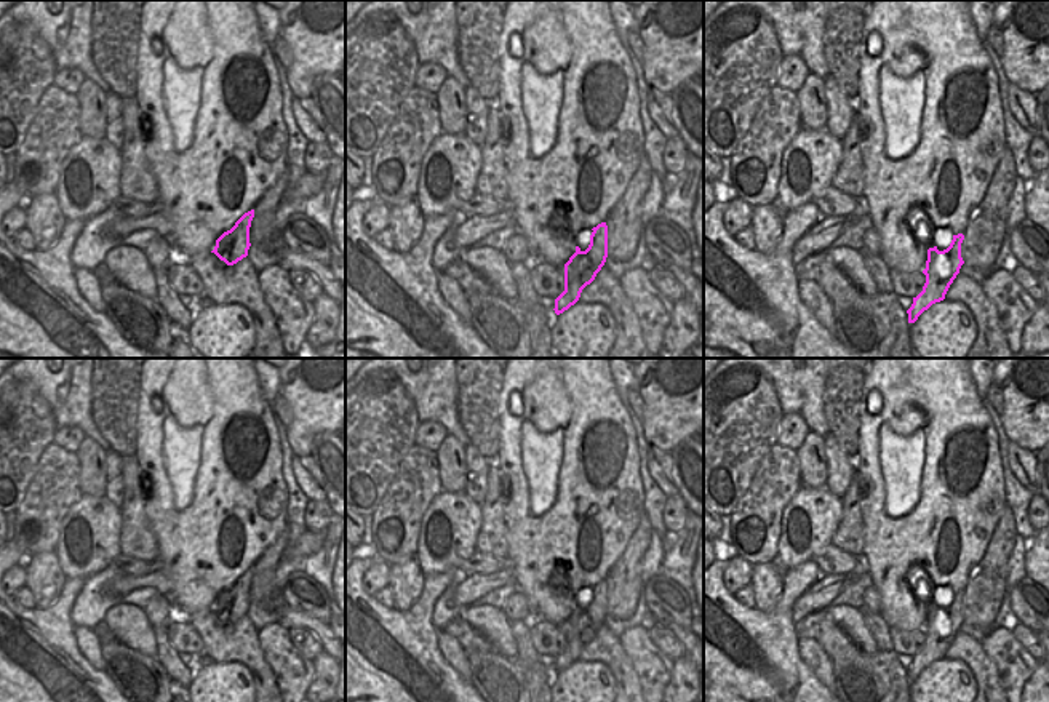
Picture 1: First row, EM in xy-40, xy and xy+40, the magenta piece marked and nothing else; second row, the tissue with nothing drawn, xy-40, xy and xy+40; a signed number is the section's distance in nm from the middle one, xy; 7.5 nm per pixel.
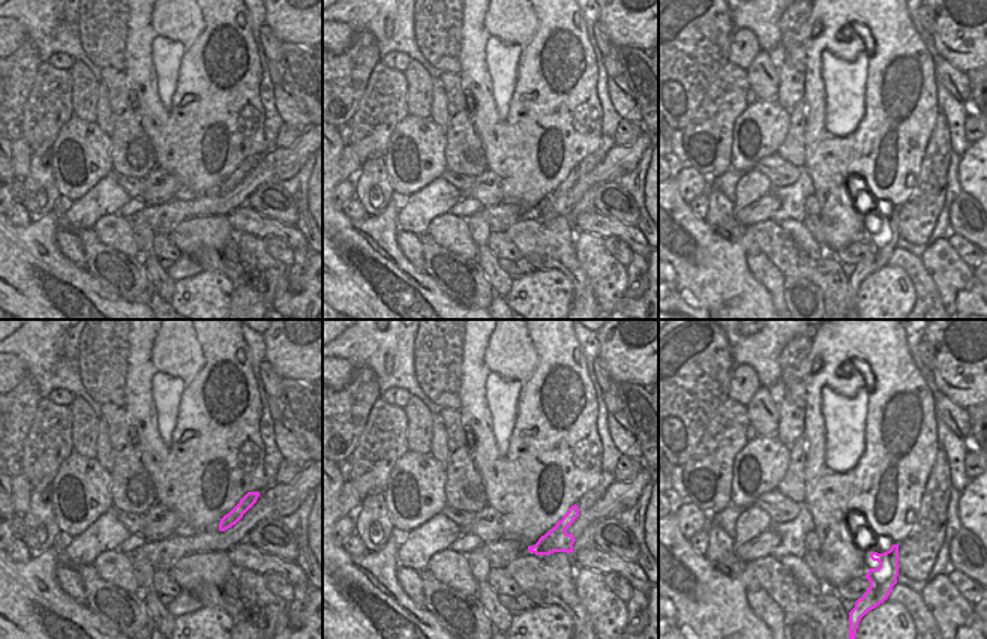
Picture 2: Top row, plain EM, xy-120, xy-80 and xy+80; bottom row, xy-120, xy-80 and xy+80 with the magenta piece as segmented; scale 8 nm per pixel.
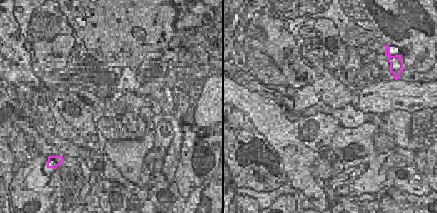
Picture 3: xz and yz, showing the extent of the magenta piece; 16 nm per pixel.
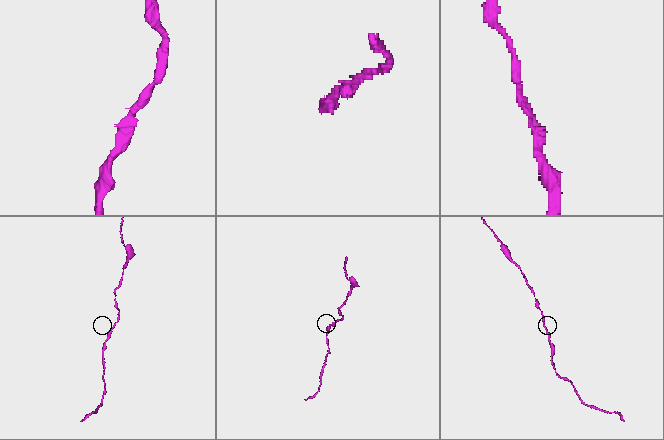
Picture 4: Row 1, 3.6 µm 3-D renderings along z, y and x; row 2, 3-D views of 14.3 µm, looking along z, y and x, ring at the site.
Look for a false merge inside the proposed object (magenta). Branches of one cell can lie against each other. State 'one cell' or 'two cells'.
one cell

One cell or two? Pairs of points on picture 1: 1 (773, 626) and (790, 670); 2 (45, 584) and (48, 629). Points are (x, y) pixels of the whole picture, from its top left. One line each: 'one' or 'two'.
1: one
2: two

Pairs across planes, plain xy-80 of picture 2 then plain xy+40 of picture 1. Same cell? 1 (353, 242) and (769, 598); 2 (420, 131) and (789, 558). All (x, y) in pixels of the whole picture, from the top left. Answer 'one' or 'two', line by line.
1: two
2: one

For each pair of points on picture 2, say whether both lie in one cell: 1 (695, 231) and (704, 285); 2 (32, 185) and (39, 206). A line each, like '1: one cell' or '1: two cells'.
1: one cell
2: one cell

